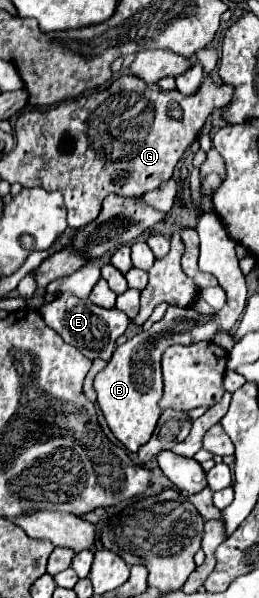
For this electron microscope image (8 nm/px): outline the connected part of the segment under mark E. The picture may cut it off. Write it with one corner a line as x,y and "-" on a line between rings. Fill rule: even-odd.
64,294
64,296
44,304
38,312
42,314
44,322
64,338
64,342
76,346
90,360
102,358
108,362
114,352
116,338
122,336
130,324
130,318
122,310
116,310
116,308
106,310
106,308
92,304
90,300
80,300
72,294

